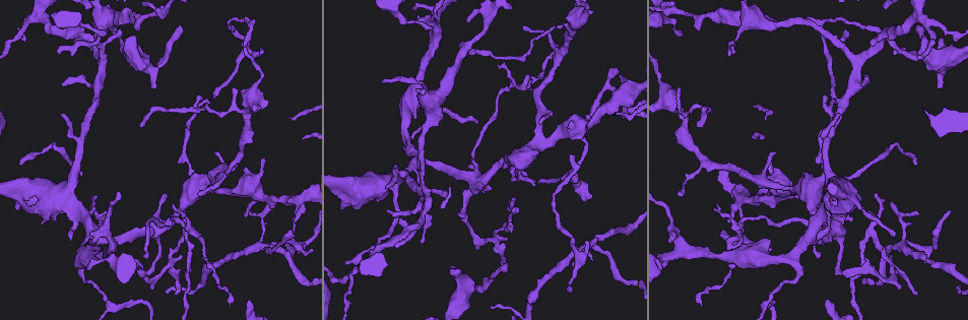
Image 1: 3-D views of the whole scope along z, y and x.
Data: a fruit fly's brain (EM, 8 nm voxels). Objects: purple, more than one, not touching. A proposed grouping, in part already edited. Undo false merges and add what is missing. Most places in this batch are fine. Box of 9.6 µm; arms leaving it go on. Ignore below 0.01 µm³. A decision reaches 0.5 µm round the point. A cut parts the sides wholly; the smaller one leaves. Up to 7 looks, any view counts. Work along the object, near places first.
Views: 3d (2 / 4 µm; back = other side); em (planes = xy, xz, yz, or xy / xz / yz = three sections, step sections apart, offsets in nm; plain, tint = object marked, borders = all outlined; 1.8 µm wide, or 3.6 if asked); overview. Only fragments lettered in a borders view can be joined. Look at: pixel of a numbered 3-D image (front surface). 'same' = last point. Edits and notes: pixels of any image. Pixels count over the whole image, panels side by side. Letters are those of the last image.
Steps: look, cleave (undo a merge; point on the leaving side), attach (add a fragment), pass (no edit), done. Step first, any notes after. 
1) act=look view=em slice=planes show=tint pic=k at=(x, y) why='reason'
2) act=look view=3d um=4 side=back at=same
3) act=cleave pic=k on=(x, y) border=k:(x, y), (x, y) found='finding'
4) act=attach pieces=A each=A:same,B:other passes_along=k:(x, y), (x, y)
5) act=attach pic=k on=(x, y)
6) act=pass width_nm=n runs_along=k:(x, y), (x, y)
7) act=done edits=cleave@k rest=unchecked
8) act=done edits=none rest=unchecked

act=look view=em slice=xy step=16 show=tint pic=1 at=(831, 231) why='sudden change in width'

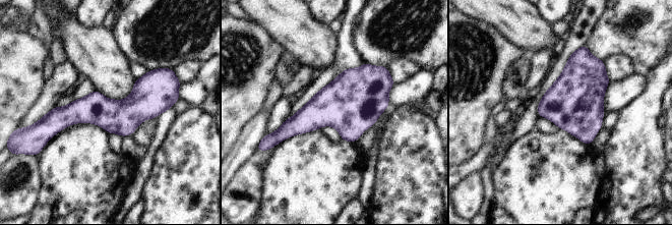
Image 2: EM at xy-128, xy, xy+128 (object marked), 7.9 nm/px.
act=look view=em slice=planes show=tint at=same

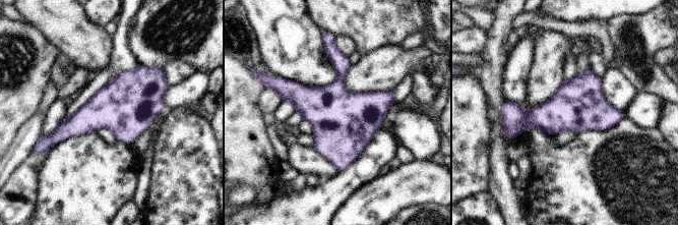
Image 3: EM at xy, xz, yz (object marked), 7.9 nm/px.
act=look view=em slice=planes show=borders at=same

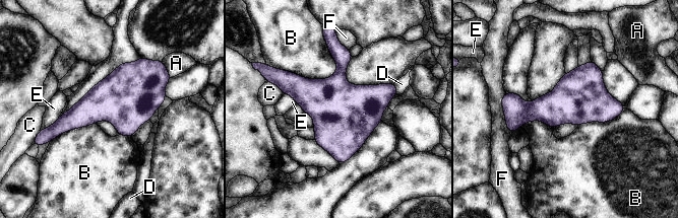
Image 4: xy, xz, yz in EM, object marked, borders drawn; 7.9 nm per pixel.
act=pass each=A:other,B:other,C:other,D:other,E:other,F:other border=4:(337, 66), (327, 78), (279, 69) found='all the same neuron'

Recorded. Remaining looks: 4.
act=look view=em slice=yz step=8 show=tint pic=1 at=(104, 34) why='branch stops here'

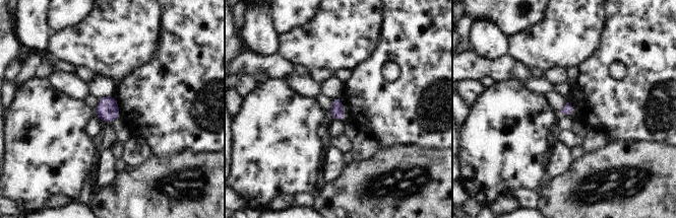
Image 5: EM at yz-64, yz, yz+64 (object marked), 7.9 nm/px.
act=look view=em slice=planes show=borders at=same

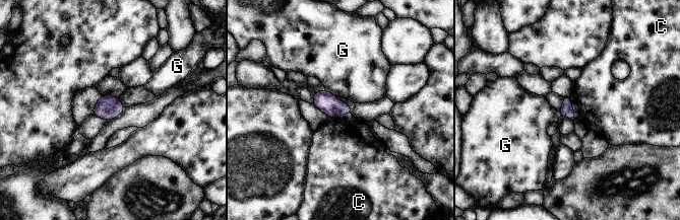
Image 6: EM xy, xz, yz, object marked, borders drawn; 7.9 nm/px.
act=pass each=C:other,G:other border=6:(325, 89), (334, 95) found='no lettered fragment goes on from it'

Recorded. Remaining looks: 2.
act=look view=em slice=planes show=borders pic=1 at=(458, 270) why='branch stops here'

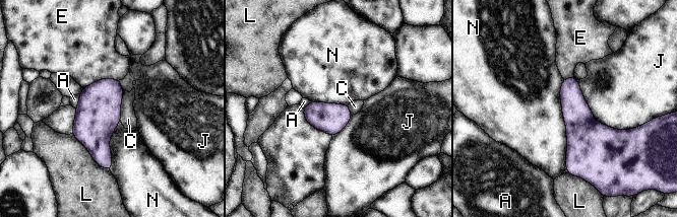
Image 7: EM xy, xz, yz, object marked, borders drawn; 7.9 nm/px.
act=pass longest_contact=N:750nm each=A:other,C:other,E:other,J:other,L:other,N:other border=7:(562, 79), (560, 103), (568, 172) found='no lettered fragment goes on from it'

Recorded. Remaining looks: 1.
act=done edits=none rest=unchecked

